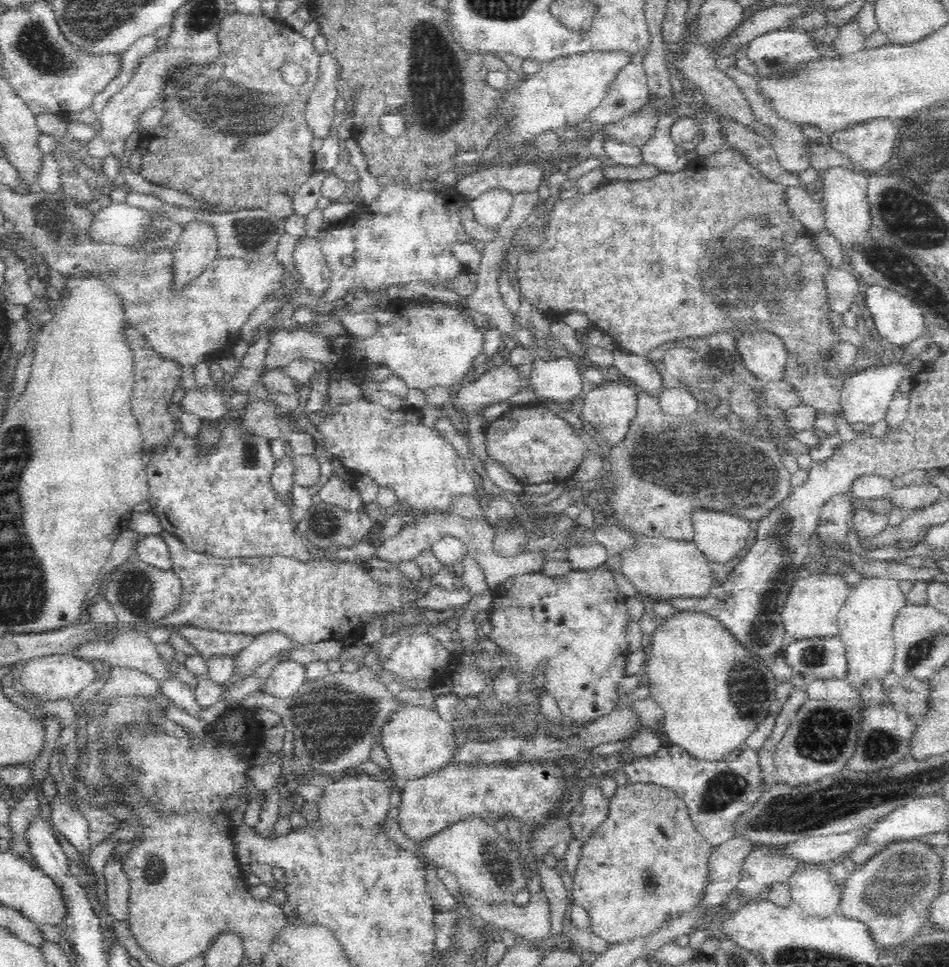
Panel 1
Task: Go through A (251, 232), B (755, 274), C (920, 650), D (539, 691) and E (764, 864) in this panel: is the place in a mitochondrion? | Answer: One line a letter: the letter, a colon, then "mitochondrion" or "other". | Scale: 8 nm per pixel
A: mitochondrion
B: mitochondrion
C: mitochondrion
D: other
E: other

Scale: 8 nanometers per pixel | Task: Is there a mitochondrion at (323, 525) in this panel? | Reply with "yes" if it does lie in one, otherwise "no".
yes

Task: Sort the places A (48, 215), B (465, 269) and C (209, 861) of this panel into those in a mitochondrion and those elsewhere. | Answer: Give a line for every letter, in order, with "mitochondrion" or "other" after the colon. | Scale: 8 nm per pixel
A: mitochondrion
B: other
C: other

